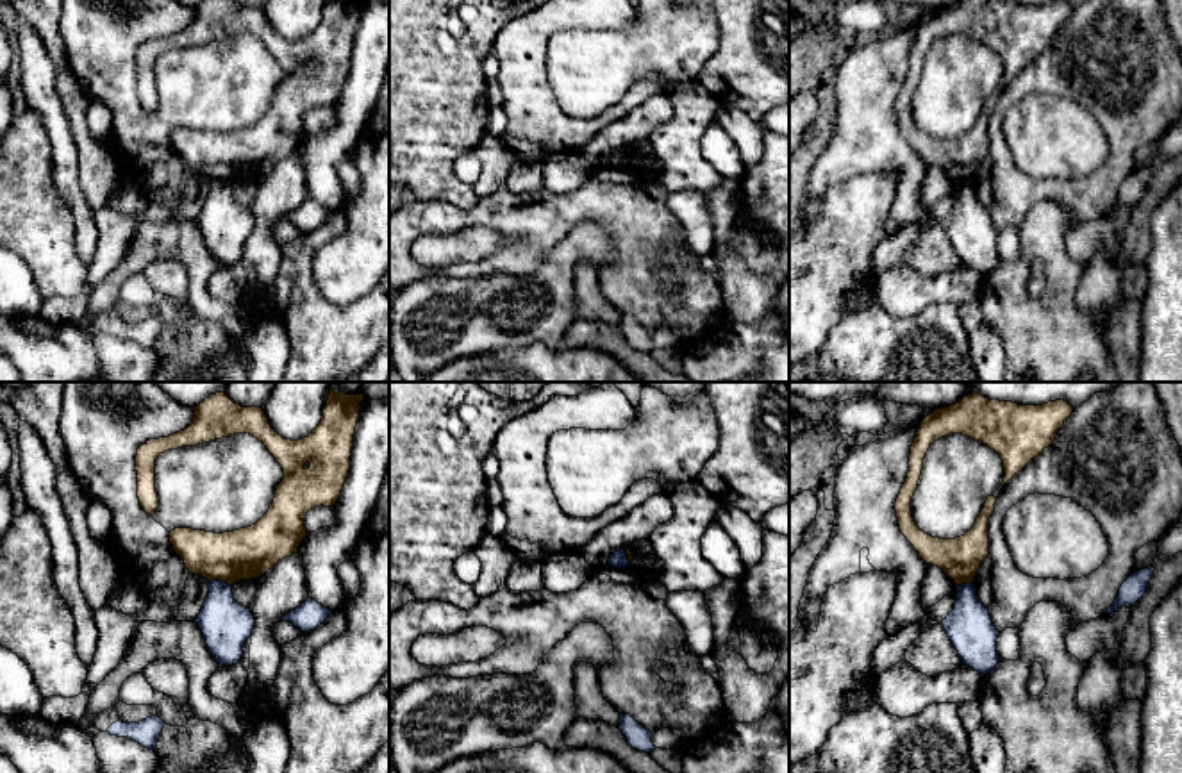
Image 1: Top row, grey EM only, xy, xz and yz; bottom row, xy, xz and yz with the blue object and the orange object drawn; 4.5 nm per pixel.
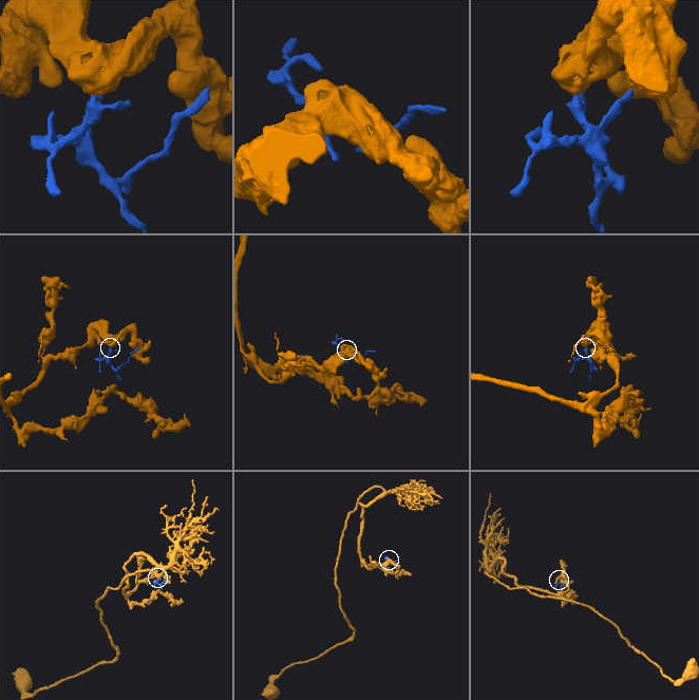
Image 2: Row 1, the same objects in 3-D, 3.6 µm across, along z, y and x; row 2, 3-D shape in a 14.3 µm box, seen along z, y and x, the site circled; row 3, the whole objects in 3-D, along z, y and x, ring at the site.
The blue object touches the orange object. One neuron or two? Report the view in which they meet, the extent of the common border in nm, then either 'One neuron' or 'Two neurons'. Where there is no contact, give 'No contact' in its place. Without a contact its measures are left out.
Touches blue in xy. Shared border 110 nm. Two neurons

